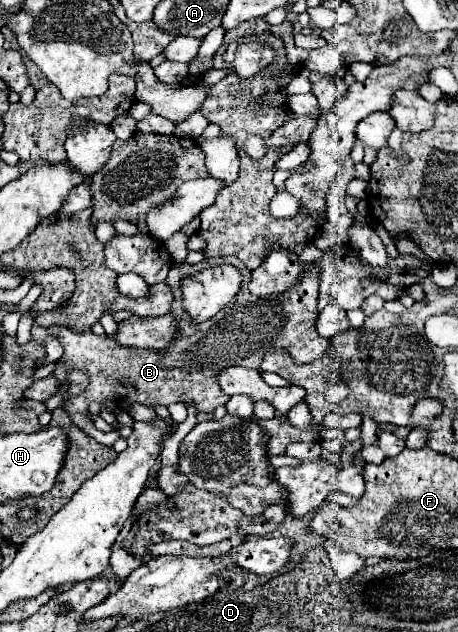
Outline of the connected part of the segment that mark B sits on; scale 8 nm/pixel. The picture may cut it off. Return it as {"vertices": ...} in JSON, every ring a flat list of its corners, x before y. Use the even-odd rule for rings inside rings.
{"vertices":[[213,257,204,260,204,263,188,265,180,263,171,267,165,280,170,285,174,301,171,314,180,319,176,341,172,343,172,349,166,353,152,351,152,349,136,349,136,347,122,347,116,341,110,341,106,337,98,337,92,331,72,331,64,325,54,325,52,329,34,325,32,327,32,339,36,343,44,343,50,333,56,333,64,345,64,357,60,359,60,365,52,373,62,381,63,386,52,399,48,399,44,405,48,409,56,409,62,405,66,395,66,377,70,369,82,369,88,373,88,389,80,393,78,397,72,397,66,401,64,409,74,413,88,413,90,401,108,401,108,409,124,409,124,403,144,403,144,405,164,405,176,401,194,401,198,411,212,413,218,405,224,405,228,401,228,395,222,393,222,389,216,385,216,373,224,369,224,365,242,365,242,367,254,367,258,369,262,357,270,349,286,349,294,361,298,363,312,363,316,359,322,359,326,353,326,347,330,347,330,341,320,337,314,329,314,323,318,319,316,311,316,277,308,277,308,273,302,273,300,289,292,289,292,293,280,293,280,297,254,297,247,289,250,282,251,271,243,265,238,269,243,277,240,293,236,295,236,301,232,305,232,315,226,315,226,307,214,315,212,319,204,323,194,324,182,305,182,294,179,289,181,281,190,275,204,271,212,266,225,264,230,261,236,265,235,257]]}

